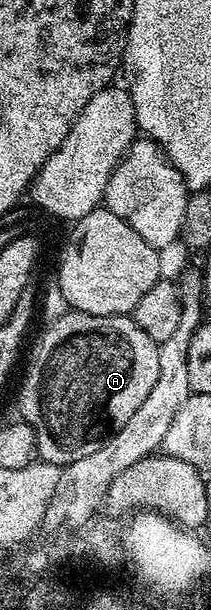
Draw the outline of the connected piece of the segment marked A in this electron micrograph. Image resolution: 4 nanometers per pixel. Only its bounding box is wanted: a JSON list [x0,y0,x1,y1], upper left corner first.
[22,311,160,467]

